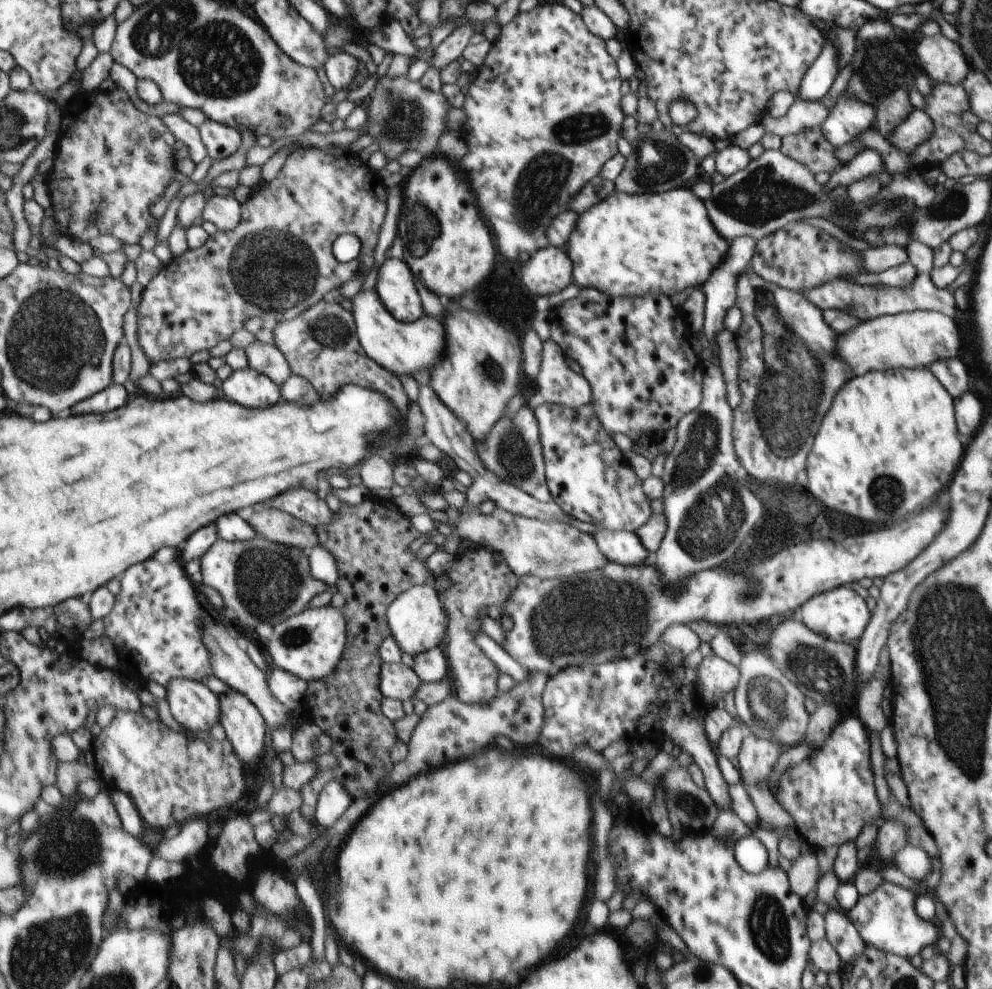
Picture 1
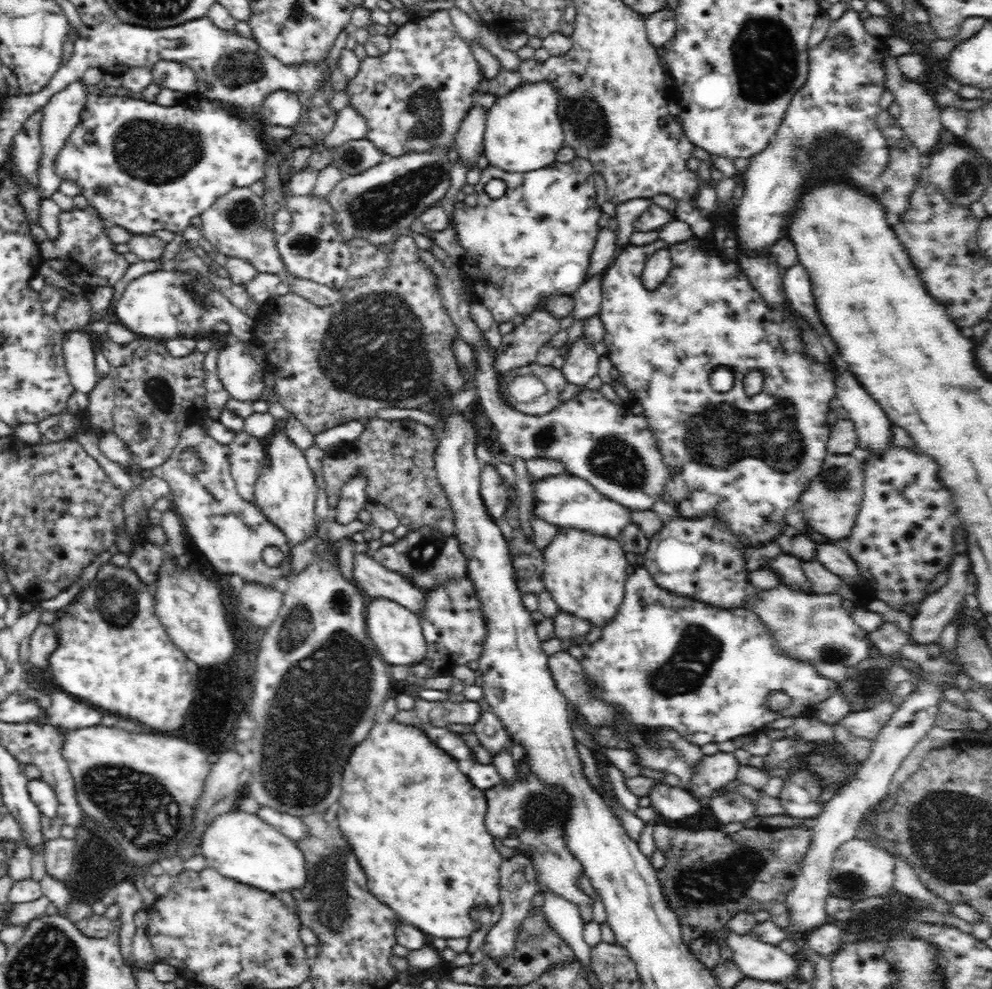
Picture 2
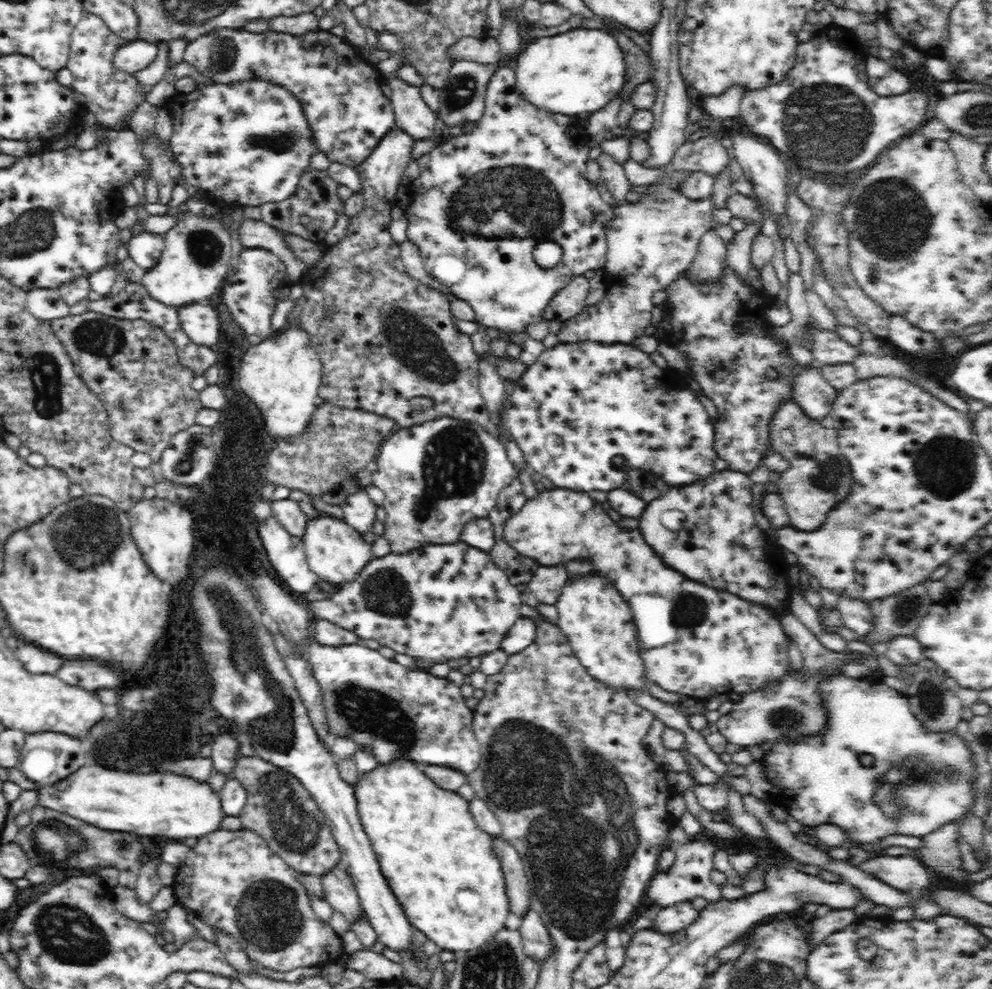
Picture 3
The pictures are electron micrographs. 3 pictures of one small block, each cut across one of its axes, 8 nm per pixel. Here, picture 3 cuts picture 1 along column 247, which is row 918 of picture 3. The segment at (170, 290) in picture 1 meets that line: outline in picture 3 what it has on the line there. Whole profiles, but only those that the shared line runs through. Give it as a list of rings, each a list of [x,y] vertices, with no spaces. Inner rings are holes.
[[[248,829],[206,832],[196,837],[190,850],[175,876],[173,888],[176,890],[177,904],[196,913],[209,926],[218,925],[234,933],[250,960],[256,960],[276,972],[288,972],[298,966],[310,968],[338,963],[347,956],[342,937],[328,920],[318,917],[313,911],[307,890],[298,880],[300,872],[274,854],[268,841],[258,832]]]

